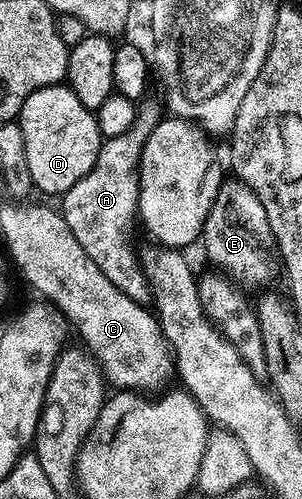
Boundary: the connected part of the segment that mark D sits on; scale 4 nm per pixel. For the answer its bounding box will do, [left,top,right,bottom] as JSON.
[17,85,104,195]

